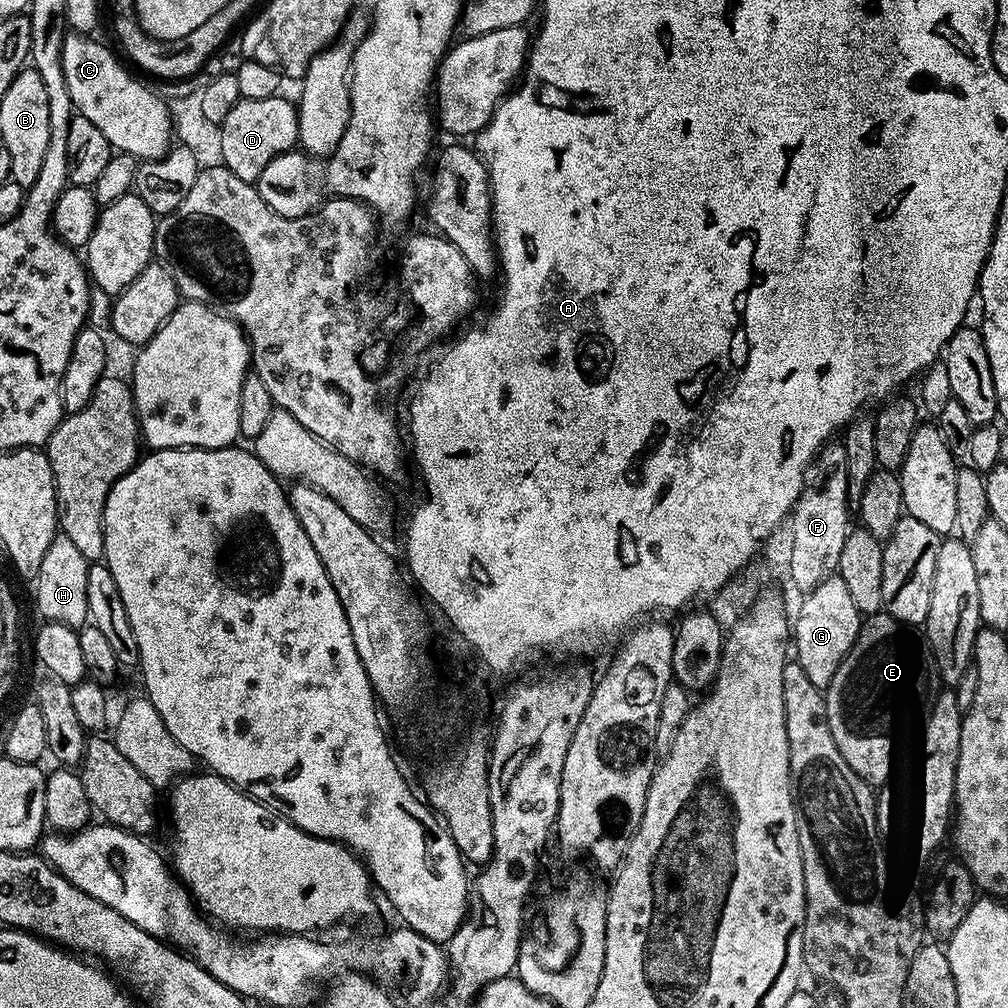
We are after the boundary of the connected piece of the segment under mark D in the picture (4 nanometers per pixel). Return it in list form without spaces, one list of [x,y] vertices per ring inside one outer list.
[[[284,94],[257,100],[242,98],[234,106],[234,110],[226,114],[226,118],[219,126],[225,159],[223,167],[238,174],[238,178],[249,182],[256,181],[262,170],[266,170],[266,166],[276,156],[293,151],[300,139],[300,117],[297,105],[293,101],[291,104]]]

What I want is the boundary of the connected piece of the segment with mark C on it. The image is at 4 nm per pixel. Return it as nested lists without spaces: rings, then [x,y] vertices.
[[[65,33],[62,72],[73,109],[102,131],[115,151],[139,161],[160,160],[171,151],[173,120],[167,101],[136,80],[113,52],[83,33]]]

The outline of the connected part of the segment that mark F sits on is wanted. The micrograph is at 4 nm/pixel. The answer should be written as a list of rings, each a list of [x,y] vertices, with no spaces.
[[[829,442],[815,453],[812,467],[804,477],[804,488],[799,493],[798,502],[790,513],[794,530],[791,573],[792,580],[807,594],[837,573],[838,559],[850,531],[846,450],[843,443]]]

